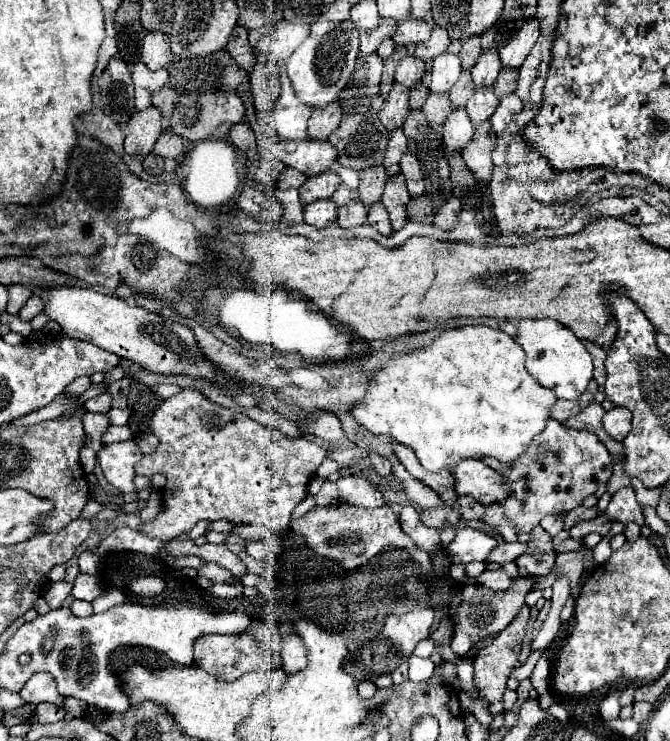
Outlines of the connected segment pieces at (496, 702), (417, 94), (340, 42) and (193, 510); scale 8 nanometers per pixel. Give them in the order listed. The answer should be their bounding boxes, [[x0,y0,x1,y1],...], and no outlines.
[[473,606,529,714],[409,82,429,108],[287,20,359,108],[135,388,329,542]]

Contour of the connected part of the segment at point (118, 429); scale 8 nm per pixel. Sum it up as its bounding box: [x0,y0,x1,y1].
[103,426,133,442]

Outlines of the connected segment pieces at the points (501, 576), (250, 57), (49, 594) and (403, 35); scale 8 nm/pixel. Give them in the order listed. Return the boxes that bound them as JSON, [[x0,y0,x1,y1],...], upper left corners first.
[[479,570,511,588],[237,26,257,72],[43,580,71,610],[393,16,431,46]]

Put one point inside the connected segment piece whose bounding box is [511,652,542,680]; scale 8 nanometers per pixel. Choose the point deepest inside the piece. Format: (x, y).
(522, 672)

